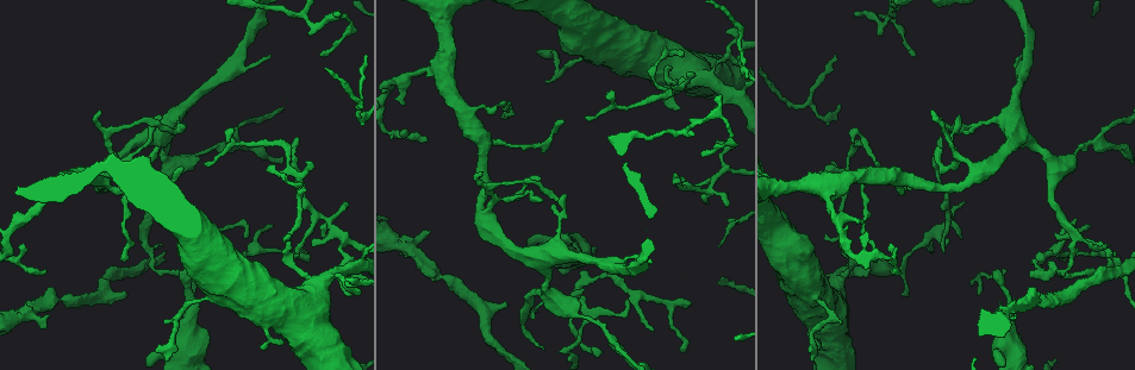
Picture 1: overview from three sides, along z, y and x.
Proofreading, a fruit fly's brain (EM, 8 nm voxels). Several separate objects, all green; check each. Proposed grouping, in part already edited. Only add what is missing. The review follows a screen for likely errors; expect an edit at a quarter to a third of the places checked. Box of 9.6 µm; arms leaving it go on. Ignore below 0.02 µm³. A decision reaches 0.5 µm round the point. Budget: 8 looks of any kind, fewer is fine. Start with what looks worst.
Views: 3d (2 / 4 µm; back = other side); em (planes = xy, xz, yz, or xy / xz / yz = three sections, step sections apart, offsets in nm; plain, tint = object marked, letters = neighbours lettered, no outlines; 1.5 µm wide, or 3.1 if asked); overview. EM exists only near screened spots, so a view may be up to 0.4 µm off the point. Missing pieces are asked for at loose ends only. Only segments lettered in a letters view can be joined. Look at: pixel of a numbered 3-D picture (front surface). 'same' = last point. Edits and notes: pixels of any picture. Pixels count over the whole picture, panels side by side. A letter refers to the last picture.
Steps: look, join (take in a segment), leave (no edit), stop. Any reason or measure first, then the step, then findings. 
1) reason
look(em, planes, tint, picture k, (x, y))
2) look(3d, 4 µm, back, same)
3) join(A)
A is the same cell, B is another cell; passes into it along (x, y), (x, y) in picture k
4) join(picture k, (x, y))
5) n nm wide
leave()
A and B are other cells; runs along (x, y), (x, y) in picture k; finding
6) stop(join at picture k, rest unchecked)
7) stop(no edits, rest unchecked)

free end
look(em, planes, letters, picture 1, (994, 271))

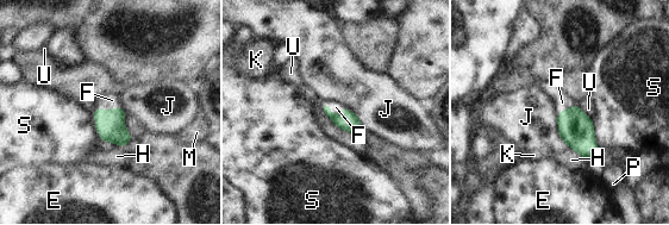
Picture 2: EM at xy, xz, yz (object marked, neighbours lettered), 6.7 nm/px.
join(F)
F is the same cell, E, H, J, K, M, P, S and U are other cells; it goes on there

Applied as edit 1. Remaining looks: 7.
an open end
look(em, xy, step 4, letters, picture 1, (906, 295))

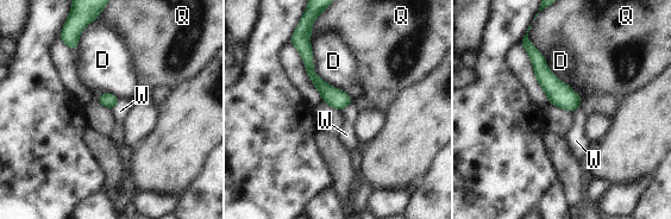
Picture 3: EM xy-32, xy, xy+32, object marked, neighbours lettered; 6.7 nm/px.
another direction
look(em, planes, letters, same)

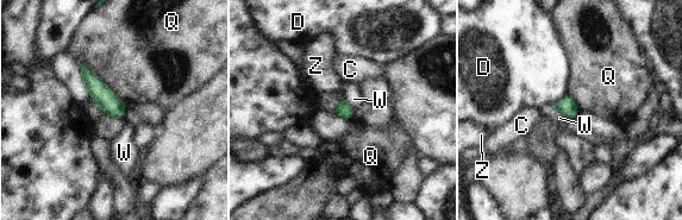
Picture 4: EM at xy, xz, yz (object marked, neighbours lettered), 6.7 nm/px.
110 nm wide
leave()
C, D, Q, W and Z are other cells; border along (80, 63), (94, 73), (126, 106) in picture 4; no lettered segment goes on from it

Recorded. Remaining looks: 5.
look(3d, 2 µm, picture 1, (126, 295))

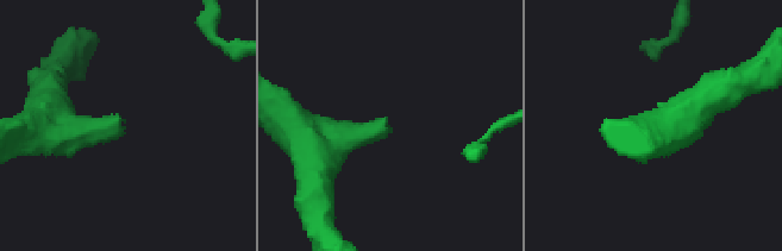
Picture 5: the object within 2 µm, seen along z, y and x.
now the EM
look(em, planes, letters, picture 5, (124, 120))

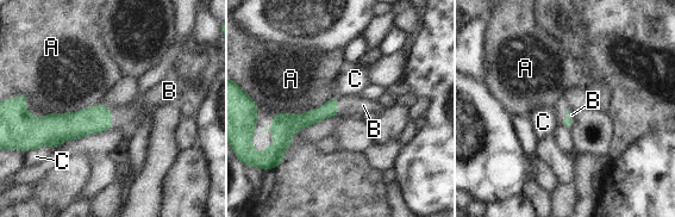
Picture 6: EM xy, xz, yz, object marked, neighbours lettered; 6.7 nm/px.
join(B)
B is the same cell, A and C are other cells; passes into it along (75, 125), (111, 119), (123, 117) in picture 6; it goes on there

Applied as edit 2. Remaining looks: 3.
stop(join at picture 2, join at picture 6, rest unchecked)

